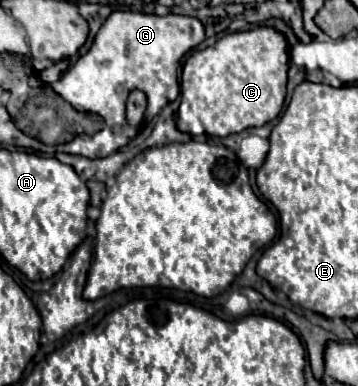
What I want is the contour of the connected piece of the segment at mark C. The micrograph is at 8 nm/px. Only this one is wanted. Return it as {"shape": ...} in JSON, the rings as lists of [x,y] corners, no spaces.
{"shape":[[[256,27],[250,31],[228,33],[222,39],[218,39],[212,47],[194,51],[186,59],[182,69],[182,103],[186,101],[194,117],[202,121],[206,135],[226,137],[250,127],[262,127],[264,123],[276,119],[278,113],[282,111],[288,83],[288,65],[290,51],[284,33],[272,27]]]}

